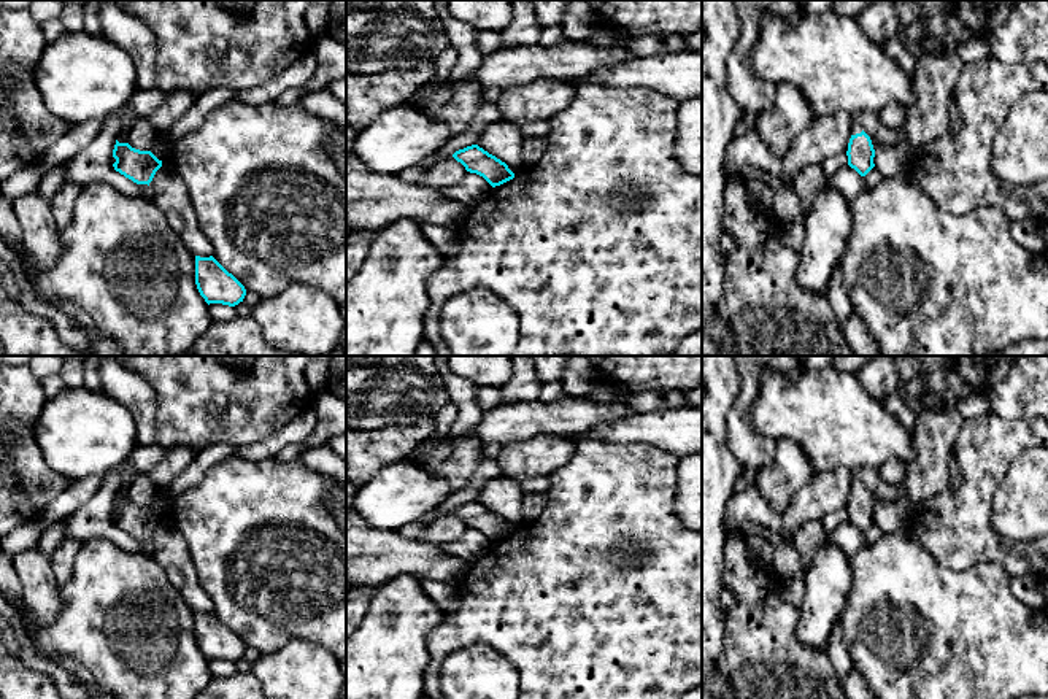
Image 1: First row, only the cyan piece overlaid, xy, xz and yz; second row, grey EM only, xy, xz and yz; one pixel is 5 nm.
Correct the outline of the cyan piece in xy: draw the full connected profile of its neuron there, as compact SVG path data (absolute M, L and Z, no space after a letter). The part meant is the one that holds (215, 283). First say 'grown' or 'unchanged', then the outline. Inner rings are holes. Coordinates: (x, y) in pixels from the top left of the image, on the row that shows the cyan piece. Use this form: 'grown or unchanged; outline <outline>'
unchanged; outline M195 256L195 284L205 302L235 307L246 295L245 286L213 256Z

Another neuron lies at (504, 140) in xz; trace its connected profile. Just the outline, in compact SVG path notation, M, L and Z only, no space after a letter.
M500 121L489 124L475 145L505 162L514 175L527 168L521 160L521 132L511 122Z

